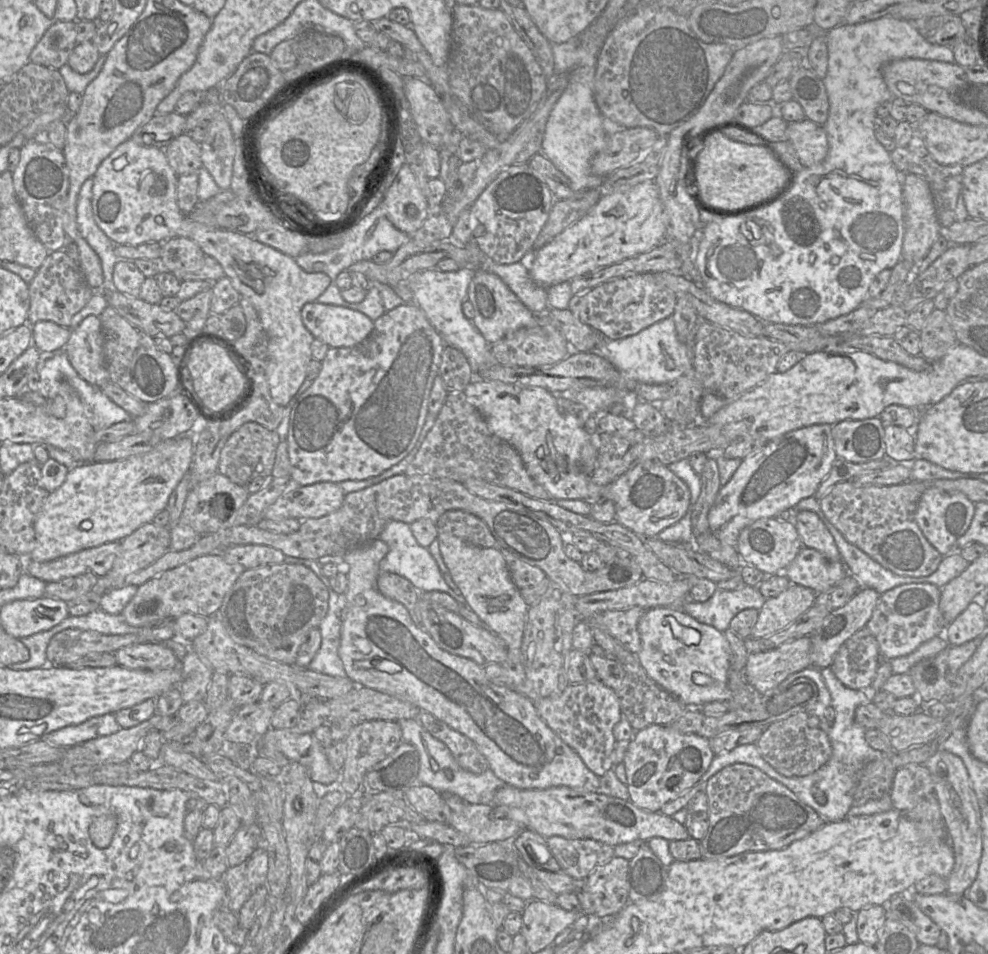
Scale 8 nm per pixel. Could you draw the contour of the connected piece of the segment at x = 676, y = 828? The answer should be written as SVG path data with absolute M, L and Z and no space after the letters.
M505 784L494 795L493 804L496 806L510 806L520 809L526 817L526 828L543 836L546 841L551 836L564 838L589 838L612 847L636 840L647 842L653 837L662 837L668 841L685 840L690 838L687 828L672 816L660 812L651 812L637 807L631 800L607 796L599 792L574 789L567 786L550 787L546 789L520 789Z

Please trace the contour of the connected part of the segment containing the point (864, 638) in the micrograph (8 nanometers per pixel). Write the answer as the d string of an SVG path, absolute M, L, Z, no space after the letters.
M863 627L840 646L830 669L846 687L867 689L876 677L880 658L877 640Z

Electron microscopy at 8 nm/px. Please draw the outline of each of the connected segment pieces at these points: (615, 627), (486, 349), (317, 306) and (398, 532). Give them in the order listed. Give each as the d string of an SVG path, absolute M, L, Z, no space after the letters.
M634 607L621 611L603 611L585 620L593 629L605 630L625 649L637 654L642 648L638 622L646 610L648 609Z
M460 267L455 272L443 272L437 268L431 268L418 271L400 282L405 282L411 289L414 294L414 304L424 312L445 345L460 350L466 357L473 374L477 375L499 363L491 353L490 344L462 311L462 303L467 299L468 287L475 272L476 269L468 267Z
M316 301L303 306L301 317L313 337L329 348L356 346L374 327L374 321L360 311Z
M394 520L390 521L378 539L385 542L389 547L389 552L380 561L381 572L390 572L406 578L421 593L431 591L447 593L463 606L469 607L464 596L461 593L453 591L445 582L435 559L428 551L428 548L424 548L418 544L409 524Z

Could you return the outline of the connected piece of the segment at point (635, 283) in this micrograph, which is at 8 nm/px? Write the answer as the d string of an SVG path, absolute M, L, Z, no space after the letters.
M633 274L609 280L581 294L574 294L568 309L606 339L621 339L671 317L677 300L675 293L657 283L651 274Z

